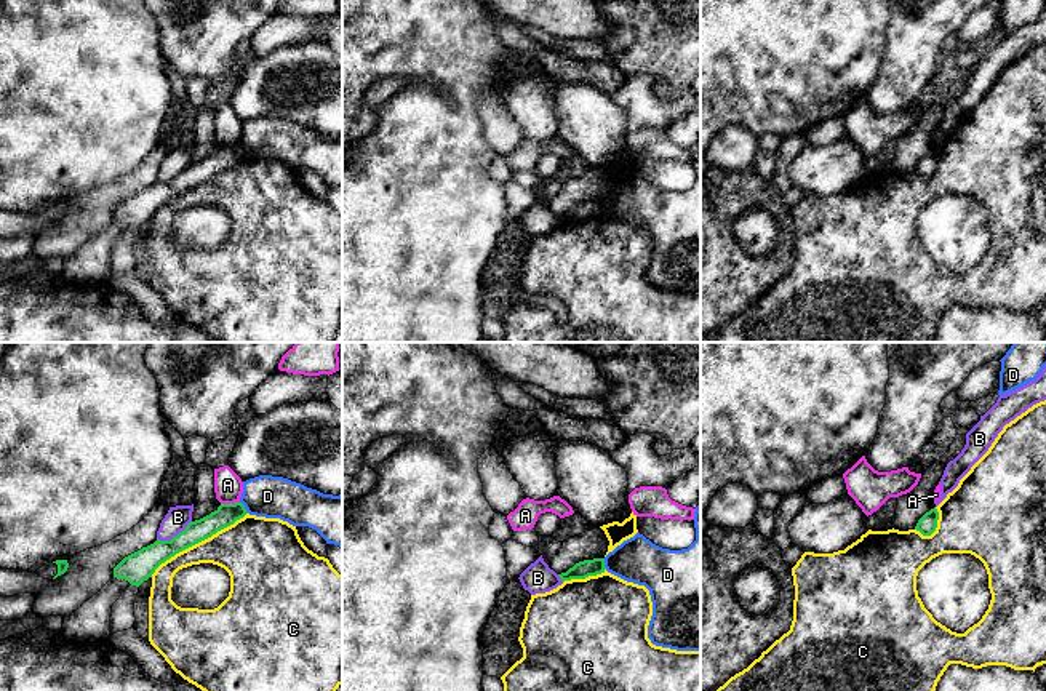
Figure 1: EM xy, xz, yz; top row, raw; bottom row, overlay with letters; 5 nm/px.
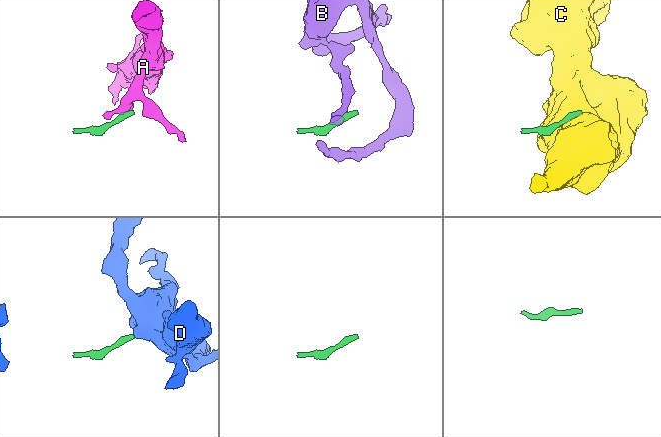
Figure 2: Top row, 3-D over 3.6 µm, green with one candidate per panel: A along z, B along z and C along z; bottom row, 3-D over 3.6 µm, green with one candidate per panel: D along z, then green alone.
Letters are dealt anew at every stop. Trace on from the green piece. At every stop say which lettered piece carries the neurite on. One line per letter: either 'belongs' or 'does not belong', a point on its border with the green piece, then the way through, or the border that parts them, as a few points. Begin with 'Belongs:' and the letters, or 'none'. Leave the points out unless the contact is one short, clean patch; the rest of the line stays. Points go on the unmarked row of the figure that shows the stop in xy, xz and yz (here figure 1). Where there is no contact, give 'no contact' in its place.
Belongs: none
A: does not belong | xy (229, 146) | along xy (239, 143), (221, 146)
B: does not belong | xy (175, 178) | along xy (191, 162), (170, 181), (157, 181)
C: does not belong | xy (197, 184)
D: does not belong | xy (243, 149) | along xy (240, 143), (248, 154)

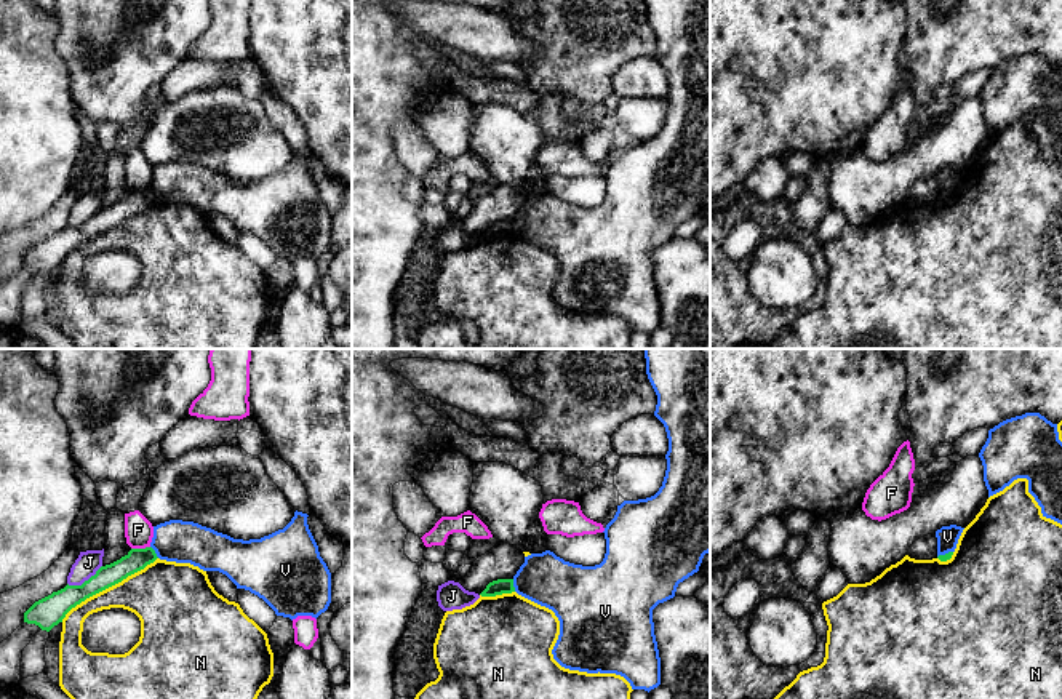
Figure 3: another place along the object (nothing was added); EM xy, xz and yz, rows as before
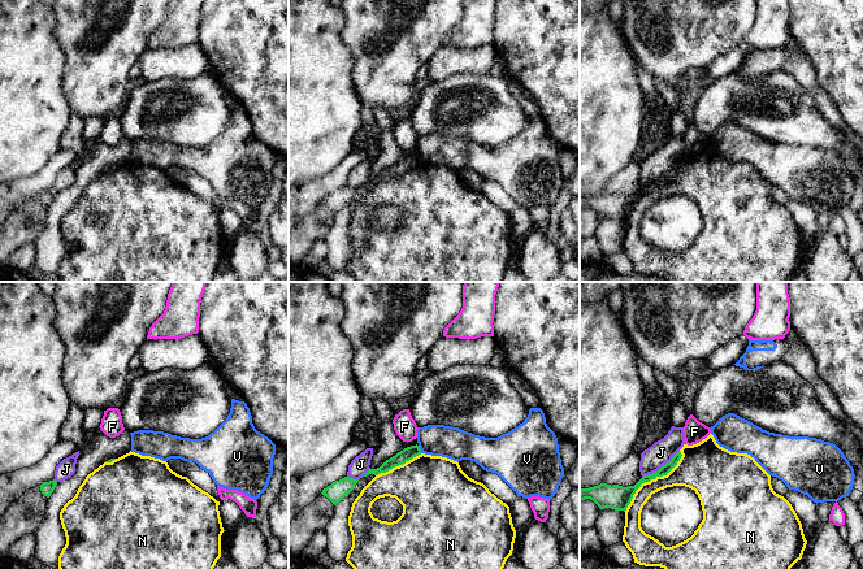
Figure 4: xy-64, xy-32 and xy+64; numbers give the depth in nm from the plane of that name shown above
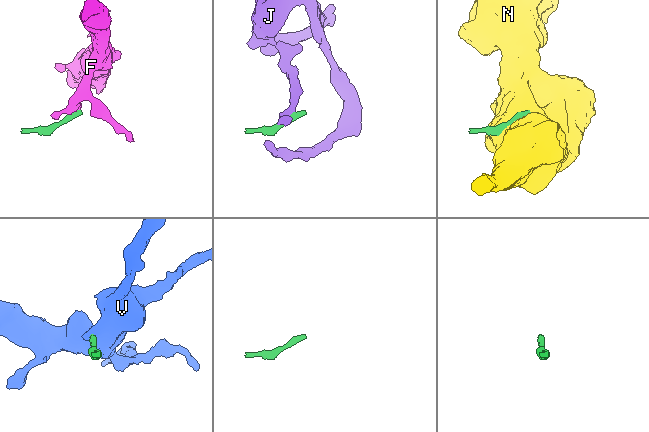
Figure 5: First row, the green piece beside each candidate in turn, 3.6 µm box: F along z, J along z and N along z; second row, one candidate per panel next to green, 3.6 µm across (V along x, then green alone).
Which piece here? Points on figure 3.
Belongs: none
F: does not belong | xy (139, 191) | along xy (149, 187), (131, 191)
J: does not belong | xy (85, 223) | along xy (101, 207), (80, 226), (67, 226)
N: does not belong | xy (107, 229)
V: does not belong | xz (512, 227) | along xz (512, 221), (515, 232)

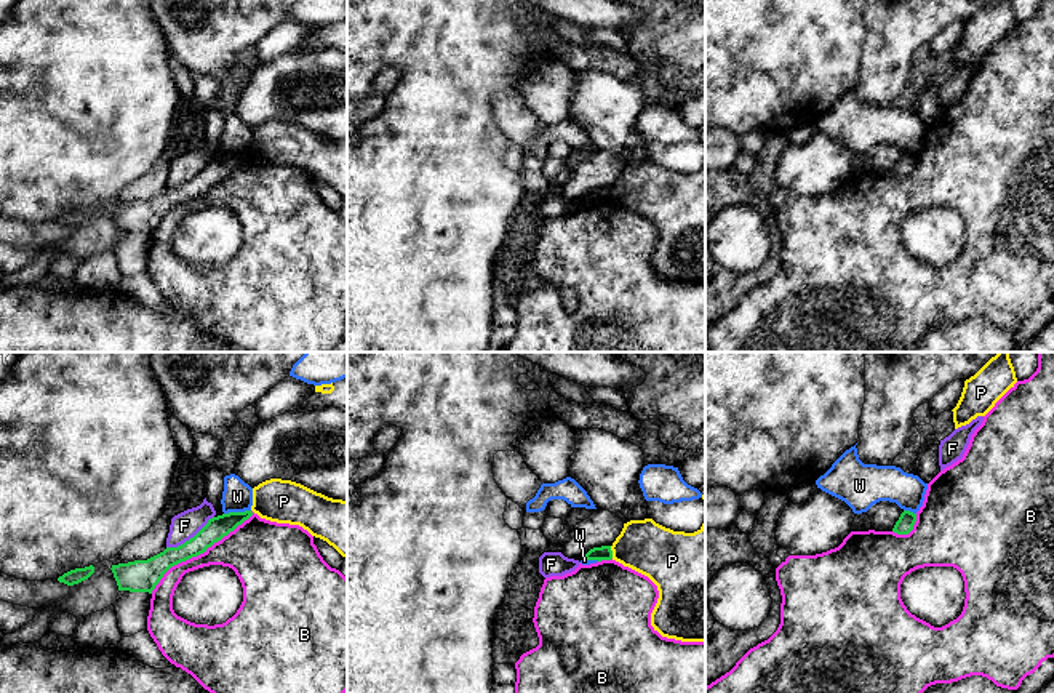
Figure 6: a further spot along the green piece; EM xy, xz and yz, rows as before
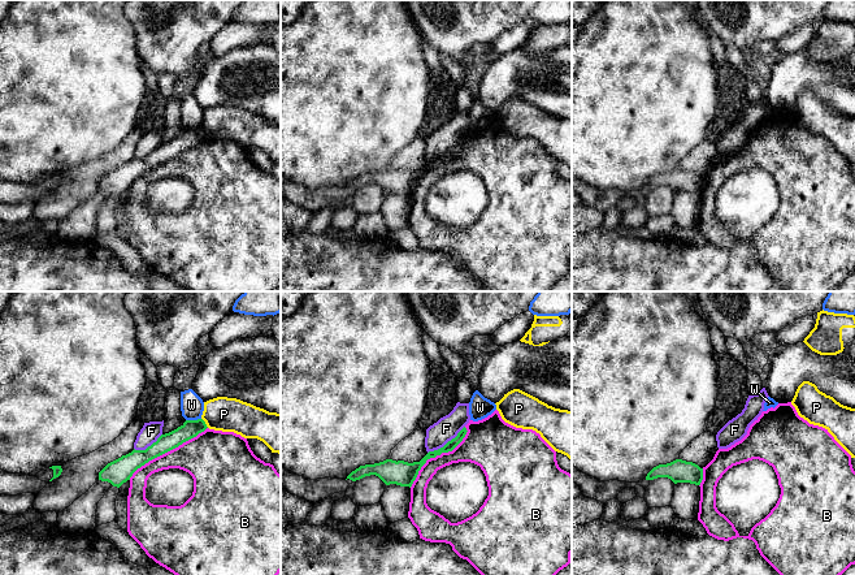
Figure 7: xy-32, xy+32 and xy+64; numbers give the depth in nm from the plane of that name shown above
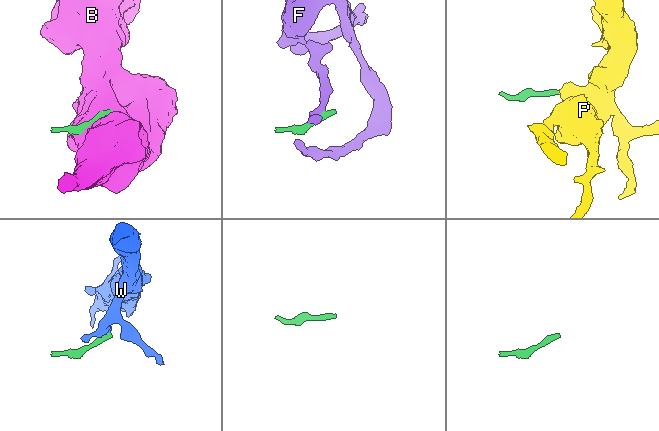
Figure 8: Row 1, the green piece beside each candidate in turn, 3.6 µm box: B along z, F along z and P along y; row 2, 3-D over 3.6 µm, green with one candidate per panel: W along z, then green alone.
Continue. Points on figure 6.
Belongs: none
B: does not belong | xy (199, 196)
F: does not belong | xy (191, 180) | along xy (213, 157), (192, 178), (167, 189)
P: does not belong | xz (611, 194) | along xz (610, 188), (613, 199)
W: does not belong | xy (237, 154) | along xy (250, 151), (224, 156)

